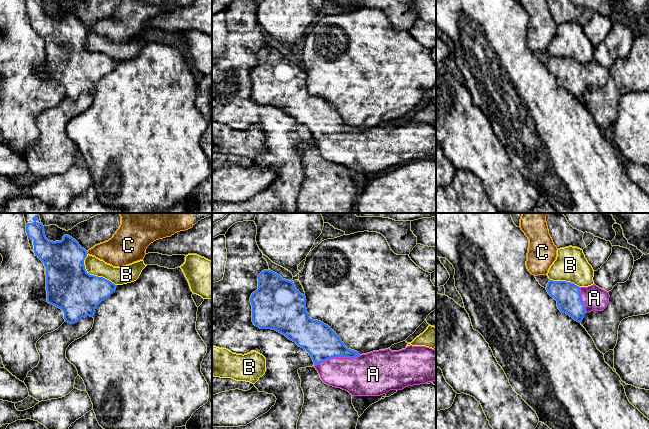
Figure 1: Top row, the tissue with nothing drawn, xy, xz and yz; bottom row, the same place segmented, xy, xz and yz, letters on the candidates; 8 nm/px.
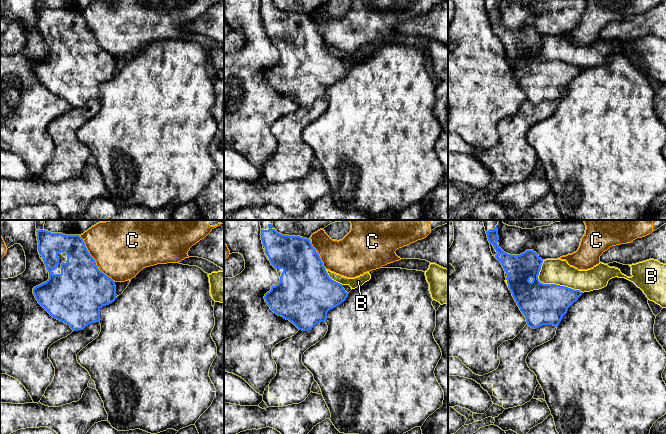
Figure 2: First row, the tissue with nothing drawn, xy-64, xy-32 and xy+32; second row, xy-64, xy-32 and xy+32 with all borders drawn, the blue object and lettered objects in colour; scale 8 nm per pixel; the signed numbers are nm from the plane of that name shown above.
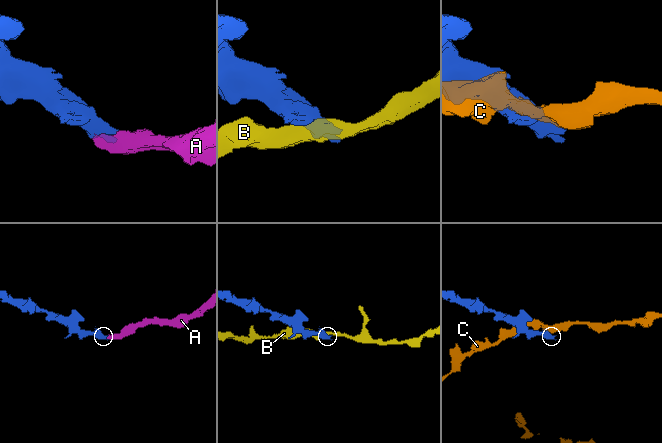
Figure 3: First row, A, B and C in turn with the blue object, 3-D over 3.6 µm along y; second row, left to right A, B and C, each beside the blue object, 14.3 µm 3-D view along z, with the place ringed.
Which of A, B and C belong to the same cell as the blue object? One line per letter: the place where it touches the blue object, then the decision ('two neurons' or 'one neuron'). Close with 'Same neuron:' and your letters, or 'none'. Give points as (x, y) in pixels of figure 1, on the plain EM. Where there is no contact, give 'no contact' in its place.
A: meets blue in xz at (337, 132); one neuron
B: meets blue in xy at (93, 51); two neurons
C: meets blue in xy at (86, 28); two neurons
Same neuron: A

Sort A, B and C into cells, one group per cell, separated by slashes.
A / B / C

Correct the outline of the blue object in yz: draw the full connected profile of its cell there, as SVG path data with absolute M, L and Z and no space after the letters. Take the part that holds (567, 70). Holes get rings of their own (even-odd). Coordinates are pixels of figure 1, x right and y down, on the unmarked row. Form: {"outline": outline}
{"outline": "M549 56L546 66L557 77L558 85L581 99L584 91L593 86L603 87L609 79L609 68L595 60L588 63L579 63L571 58Z"}

